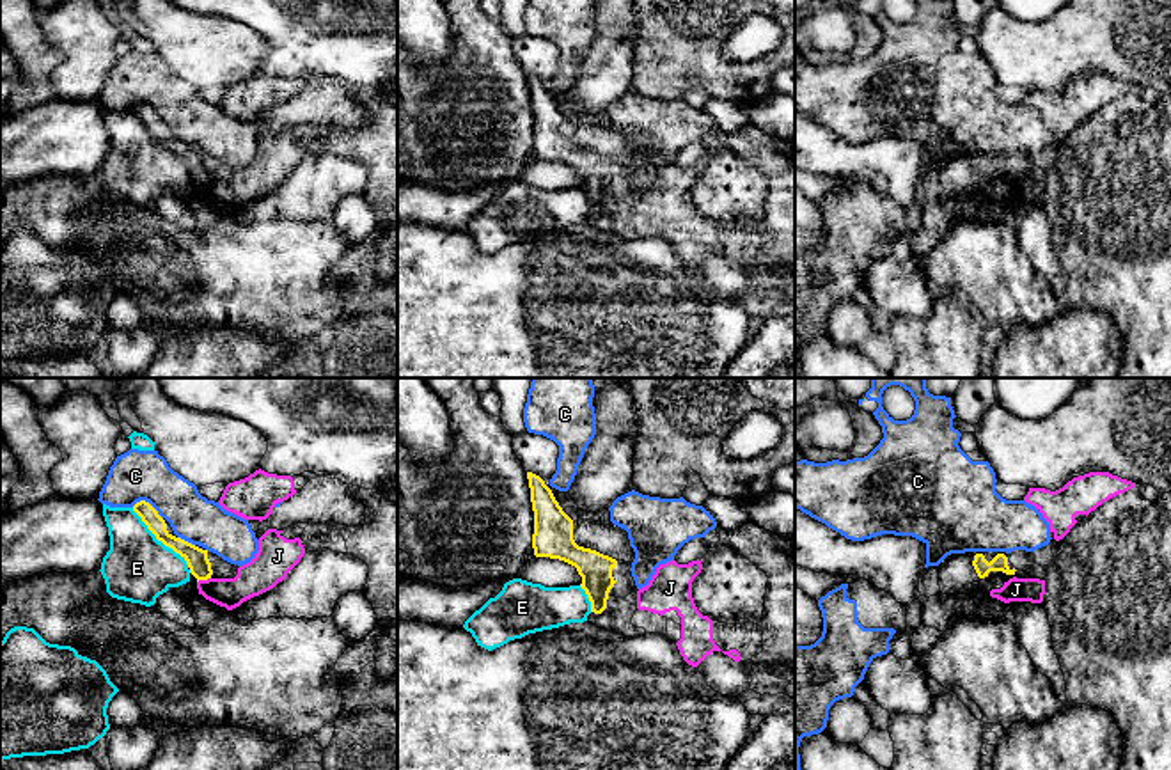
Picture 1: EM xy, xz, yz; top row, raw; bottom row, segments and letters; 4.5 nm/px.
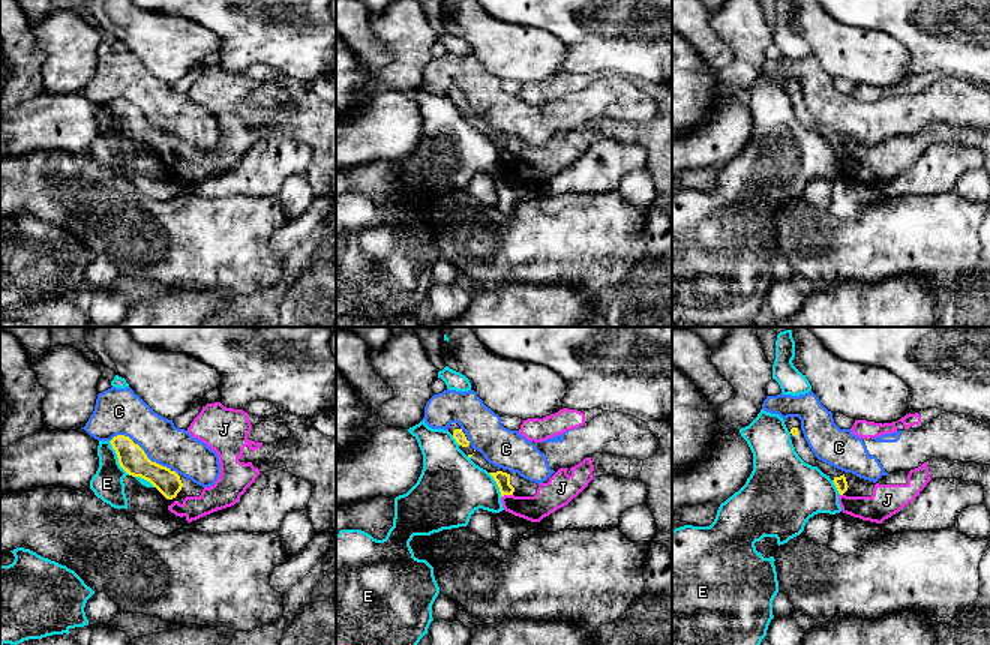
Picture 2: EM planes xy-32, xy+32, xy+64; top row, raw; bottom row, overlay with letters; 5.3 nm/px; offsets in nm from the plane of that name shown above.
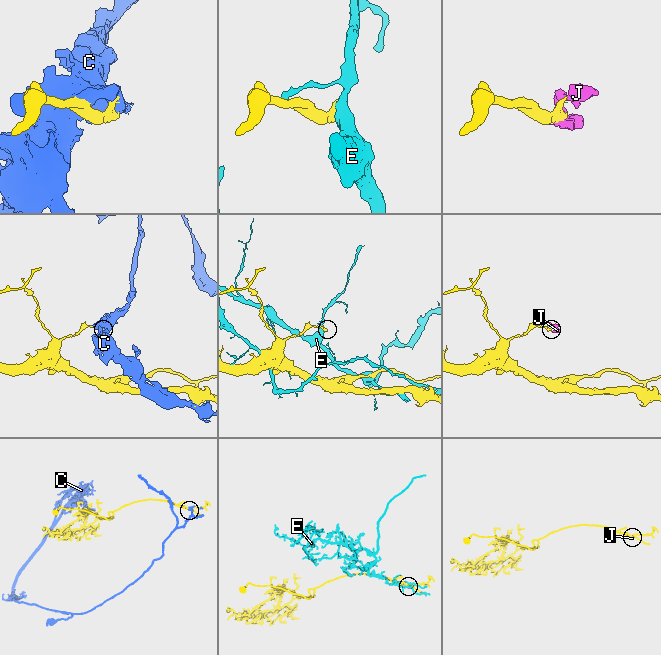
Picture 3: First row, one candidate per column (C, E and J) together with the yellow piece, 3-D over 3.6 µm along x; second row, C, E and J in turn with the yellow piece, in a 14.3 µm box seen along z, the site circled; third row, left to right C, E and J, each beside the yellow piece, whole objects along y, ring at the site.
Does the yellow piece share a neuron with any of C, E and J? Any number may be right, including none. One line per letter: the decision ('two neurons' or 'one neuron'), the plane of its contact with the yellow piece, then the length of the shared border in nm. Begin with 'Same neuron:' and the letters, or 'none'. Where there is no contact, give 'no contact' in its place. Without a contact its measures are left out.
Same neuron: J
C: two neurons | xy | 160 nm
E: two neurons | xy | 380 nm
J: one neuron | xy | 70 nm

